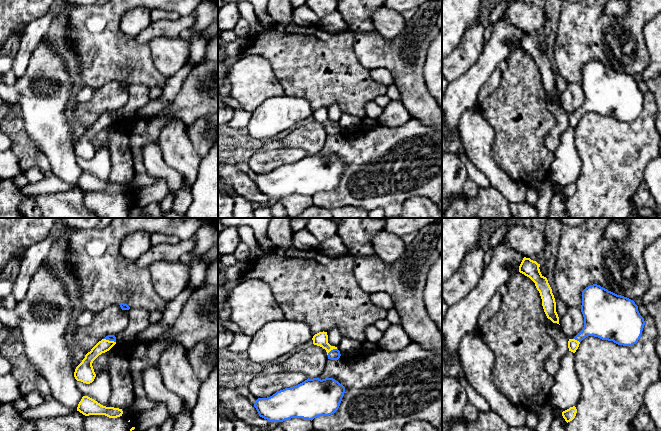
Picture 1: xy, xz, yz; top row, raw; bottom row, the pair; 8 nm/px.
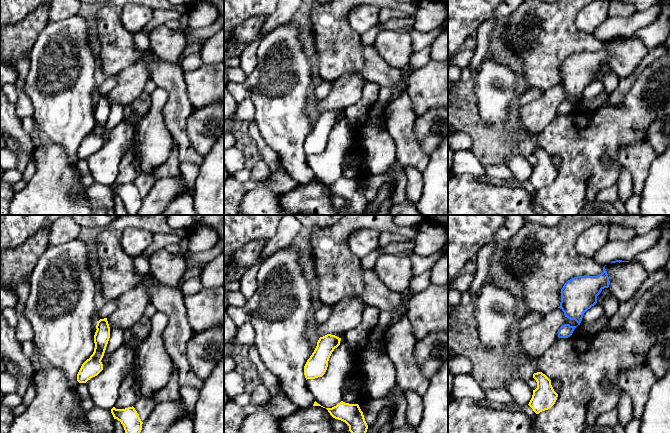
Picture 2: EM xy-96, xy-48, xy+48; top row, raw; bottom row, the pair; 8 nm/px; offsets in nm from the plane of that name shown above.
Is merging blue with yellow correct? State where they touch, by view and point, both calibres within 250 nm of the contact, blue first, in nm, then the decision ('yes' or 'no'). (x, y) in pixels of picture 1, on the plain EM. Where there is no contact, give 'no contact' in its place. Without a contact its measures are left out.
xz (331, 126) | 90/110 nm | yes

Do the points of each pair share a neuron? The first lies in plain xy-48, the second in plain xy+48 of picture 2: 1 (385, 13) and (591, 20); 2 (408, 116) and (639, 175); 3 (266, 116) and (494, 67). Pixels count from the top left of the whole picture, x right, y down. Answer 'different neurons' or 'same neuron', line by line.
1: different neurons
2: same neuron
3: same neuron

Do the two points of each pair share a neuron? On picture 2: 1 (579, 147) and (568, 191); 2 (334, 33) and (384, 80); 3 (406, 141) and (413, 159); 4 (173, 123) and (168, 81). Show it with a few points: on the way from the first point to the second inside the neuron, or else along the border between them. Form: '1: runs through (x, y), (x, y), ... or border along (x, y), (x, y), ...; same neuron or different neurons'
1: runs through (577, 158), (577, 180); same neuron
2: runs through (347, 46), (372, 67); same neuron
3: runs through (407, 145), (408, 152), (411, 155); same neuron
4: runs through (174, 113), (174, 91); same neuron

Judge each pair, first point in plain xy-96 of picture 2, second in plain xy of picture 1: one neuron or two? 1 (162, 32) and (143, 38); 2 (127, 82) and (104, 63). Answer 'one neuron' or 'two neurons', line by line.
1: two neurons
2: two neurons

